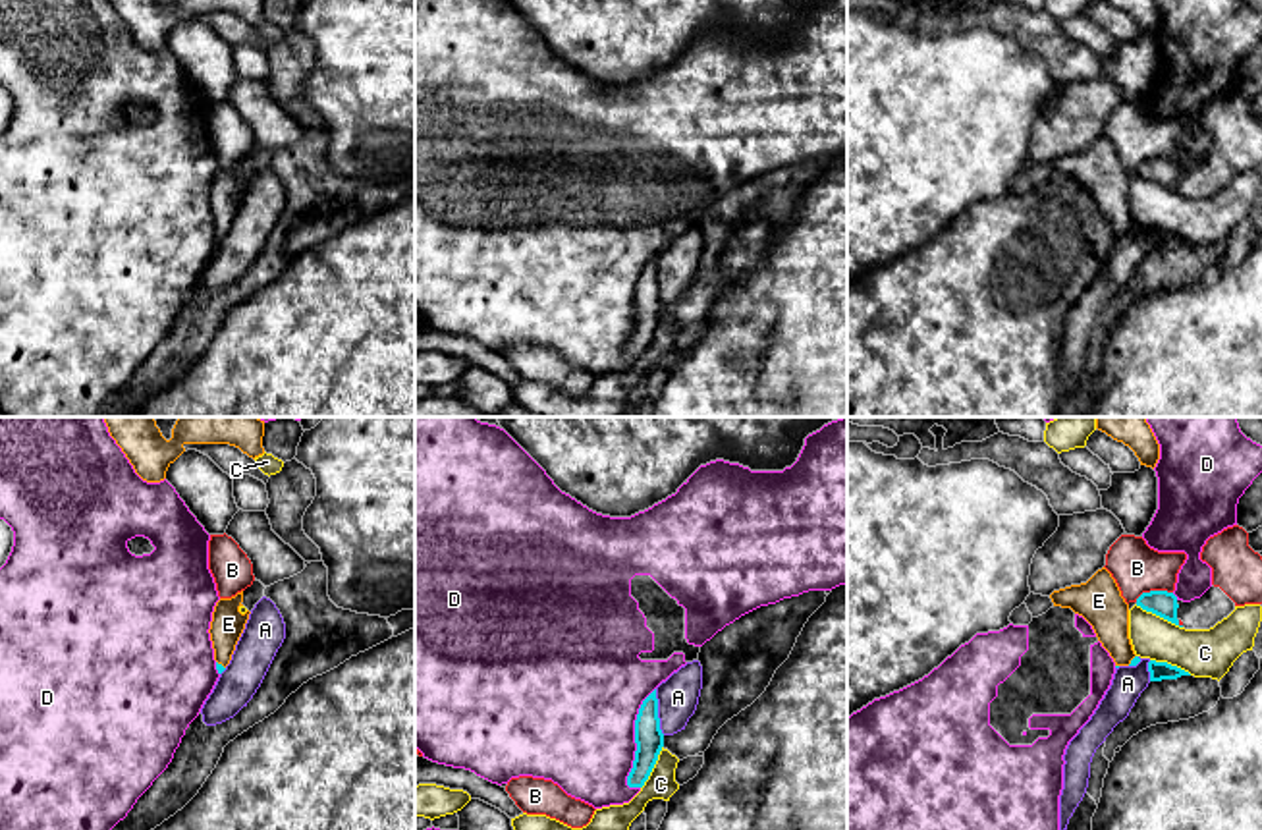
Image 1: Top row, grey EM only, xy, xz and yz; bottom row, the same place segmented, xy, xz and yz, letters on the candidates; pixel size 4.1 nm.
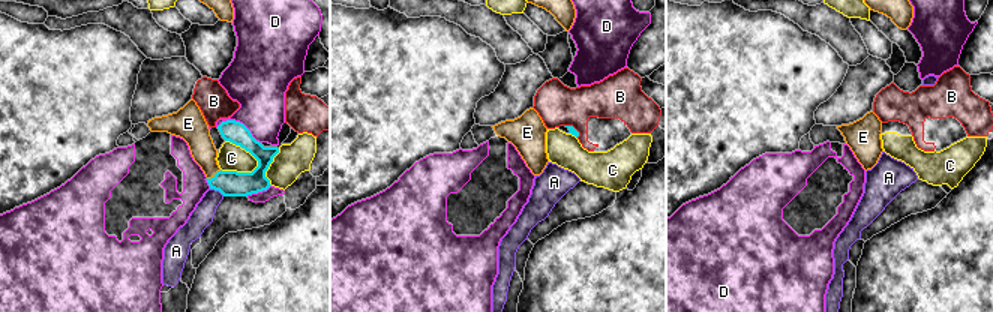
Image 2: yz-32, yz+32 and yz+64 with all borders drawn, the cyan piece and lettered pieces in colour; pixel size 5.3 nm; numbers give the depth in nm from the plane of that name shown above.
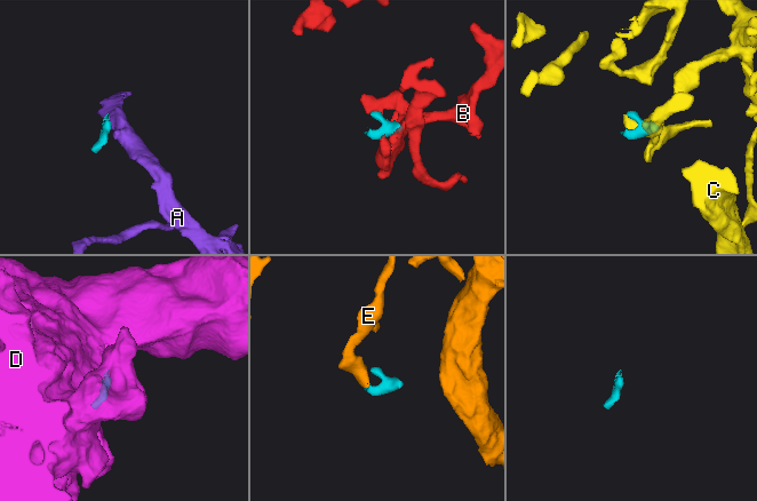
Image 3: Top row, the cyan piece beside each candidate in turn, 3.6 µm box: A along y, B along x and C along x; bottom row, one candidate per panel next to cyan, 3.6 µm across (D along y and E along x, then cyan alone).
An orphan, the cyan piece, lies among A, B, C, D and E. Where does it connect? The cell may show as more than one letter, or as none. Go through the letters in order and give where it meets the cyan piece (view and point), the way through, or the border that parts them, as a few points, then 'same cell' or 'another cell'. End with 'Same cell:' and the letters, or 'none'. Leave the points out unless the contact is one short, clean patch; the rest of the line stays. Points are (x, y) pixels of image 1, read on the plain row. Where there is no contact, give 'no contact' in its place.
A: xz (657, 280) | along xz (655, 257), (660, 298), (664, 302) | another cell
B: yz (1152, 159) | another cell
C: yz (1158, 182) | another cell
D: xz (635, 305) | another cell
E: yz (1131, 228) | across yz (1135, 228), (1131, 228), (1120, 217), (1104, 176) | same cell
Same cell: E

